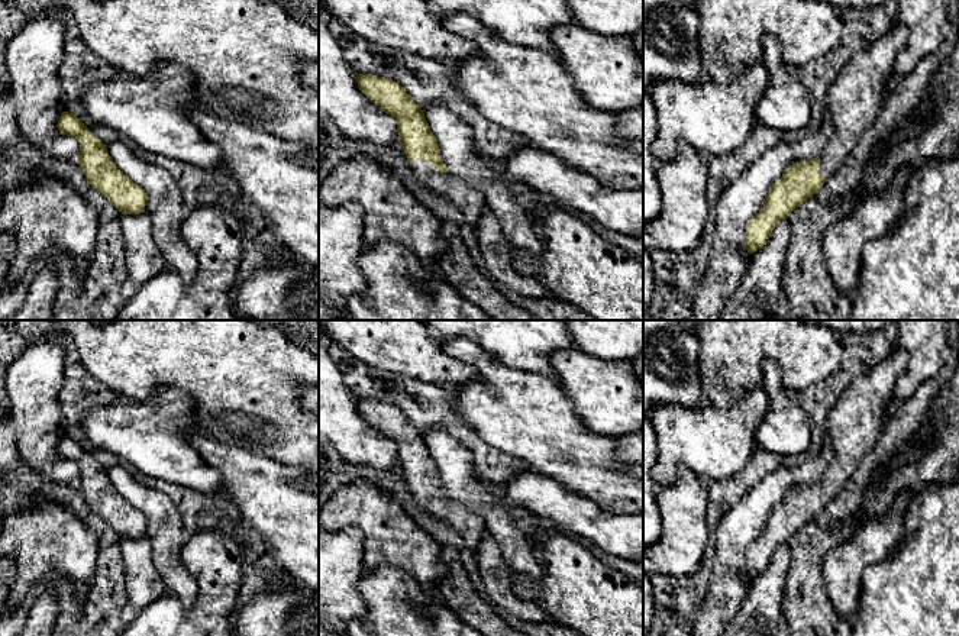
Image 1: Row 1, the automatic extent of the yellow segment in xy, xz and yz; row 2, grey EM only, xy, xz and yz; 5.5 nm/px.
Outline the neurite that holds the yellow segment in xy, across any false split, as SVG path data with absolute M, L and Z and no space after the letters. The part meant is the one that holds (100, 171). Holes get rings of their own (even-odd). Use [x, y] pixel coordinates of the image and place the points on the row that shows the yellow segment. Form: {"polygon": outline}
{"polygon": "M62 112L58 130L80 142L77 159L93 188L100 191L122 214L145 212L146 193L116 167L107 152L107 145L93 135L75 114Z"}

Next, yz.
{"polygon": "M892 26L887 33L875 39L865 51L852 55L843 65L829 88L824 106L824 110L830 114L833 122L833 135L820 156L790 165L782 177L771 185L763 207L746 225L745 249L749 254L755 254L766 245L775 226L787 219L795 207L818 191L826 180L847 159L862 133L875 123L876 117L887 106L889 91L894 88L894 84L891 83L891 71L895 57L905 46L907 35L908 32L905 26Z"}

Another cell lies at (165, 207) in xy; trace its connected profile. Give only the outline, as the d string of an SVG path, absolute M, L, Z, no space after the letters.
M120 141L109 142L107 152L116 167L146 193L145 212L151 219L155 245L167 268L175 271L184 284L190 284L198 261L181 235L187 212L177 181L167 170L145 161Z

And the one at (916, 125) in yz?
M929 114L917 116L908 120L907 126L894 136L891 145L900 143L903 139L918 135L927 125Z

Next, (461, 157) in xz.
M430 104L424 109L424 117L435 135L440 158L448 174L459 178L469 187L481 191L485 197L487 207L495 214L503 233L513 251L526 251L535 256L543 252L542 239L539 236L537 222L527 214L514 194L506 184L506 177L497 170L488 158L484 158L474 142L472 127L451 109L443 104Z

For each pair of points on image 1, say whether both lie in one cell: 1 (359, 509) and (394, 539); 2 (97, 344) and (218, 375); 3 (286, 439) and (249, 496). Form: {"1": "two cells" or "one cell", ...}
{"1": "one cell", "2": "one cell", "3": "two cells"}

